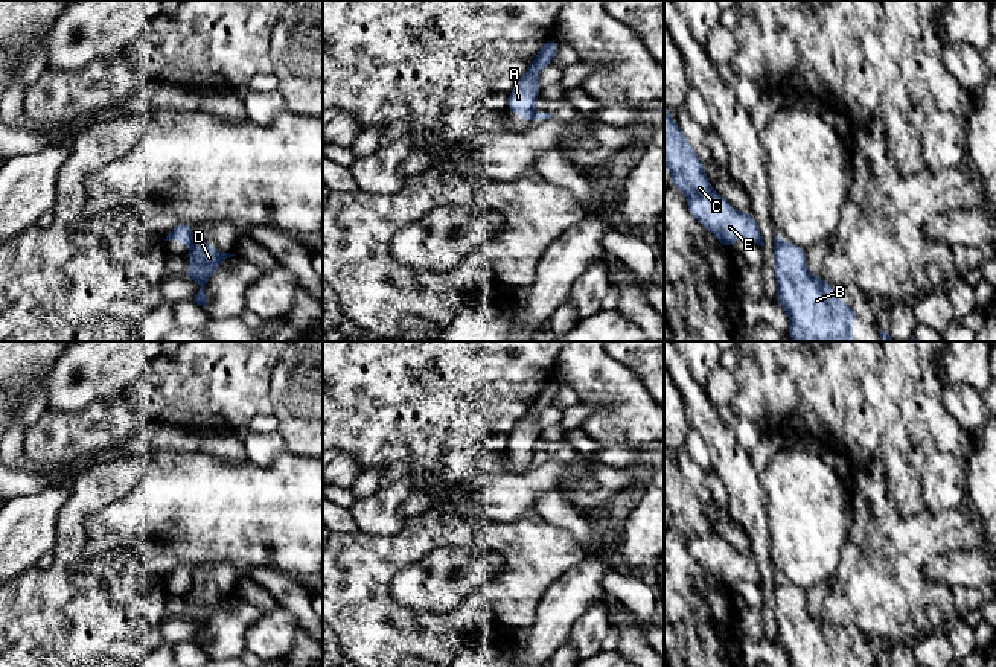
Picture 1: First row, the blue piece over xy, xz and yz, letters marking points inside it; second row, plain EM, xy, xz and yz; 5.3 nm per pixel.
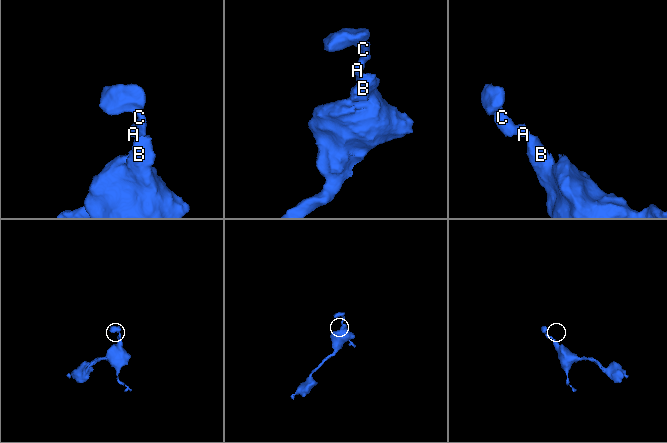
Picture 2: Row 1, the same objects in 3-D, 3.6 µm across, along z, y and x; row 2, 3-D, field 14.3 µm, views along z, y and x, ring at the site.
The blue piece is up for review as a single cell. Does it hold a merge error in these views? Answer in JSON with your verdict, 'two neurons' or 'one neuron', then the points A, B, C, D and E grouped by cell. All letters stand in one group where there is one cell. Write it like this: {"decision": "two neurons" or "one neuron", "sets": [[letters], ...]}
{"decision": "two neurons", "sets": [["A", "C", "E"], ["B", "D"]]}

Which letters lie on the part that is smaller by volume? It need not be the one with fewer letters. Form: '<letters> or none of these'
A, C, E

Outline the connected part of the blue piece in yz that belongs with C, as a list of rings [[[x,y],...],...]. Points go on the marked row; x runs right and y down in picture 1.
[[[666,104],[664,164],[672,172],[673,186],[687,195],[688,212],[707,231],[717,236],[725,250],[739,239],[765,245],[752,213],[736,210],[711,187],[704,163],[681,131],[678,122],[670,117]]]

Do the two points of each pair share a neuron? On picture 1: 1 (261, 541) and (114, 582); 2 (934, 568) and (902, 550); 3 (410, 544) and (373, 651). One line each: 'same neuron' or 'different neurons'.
1: different neurons
2: different neurons
3: same neuron

